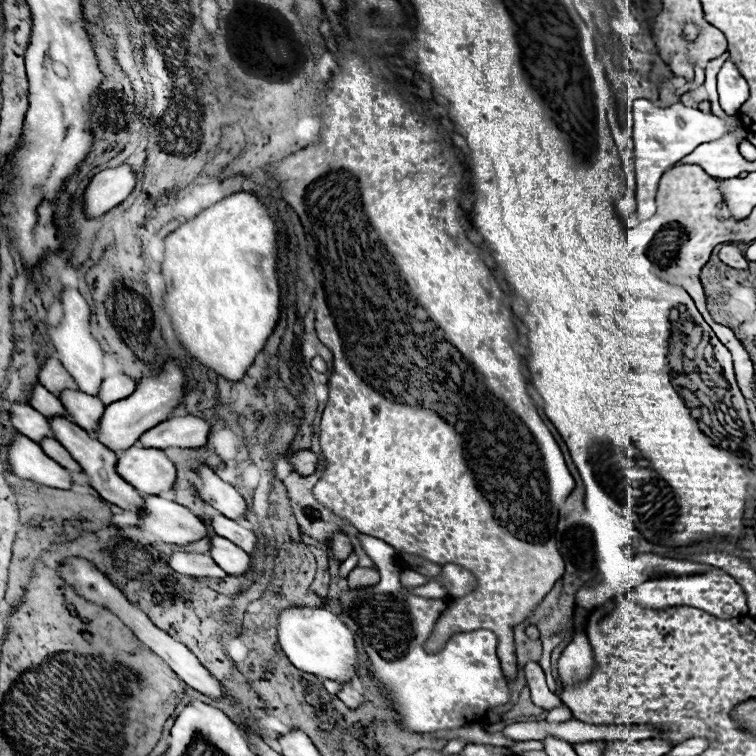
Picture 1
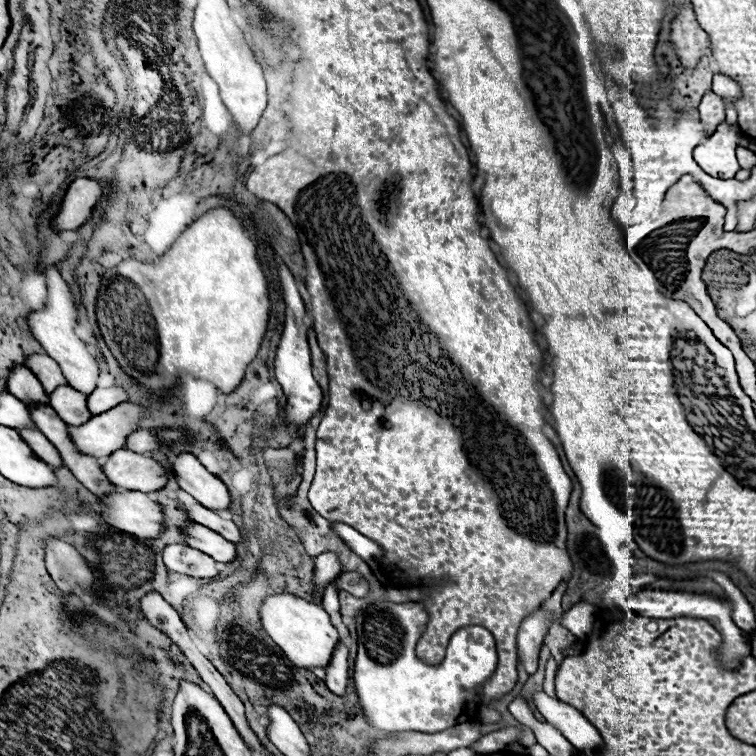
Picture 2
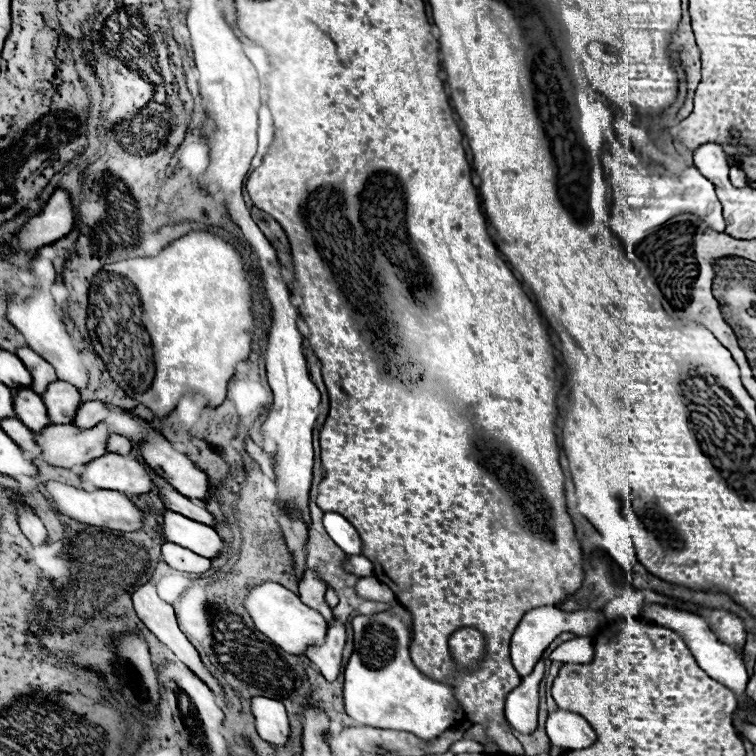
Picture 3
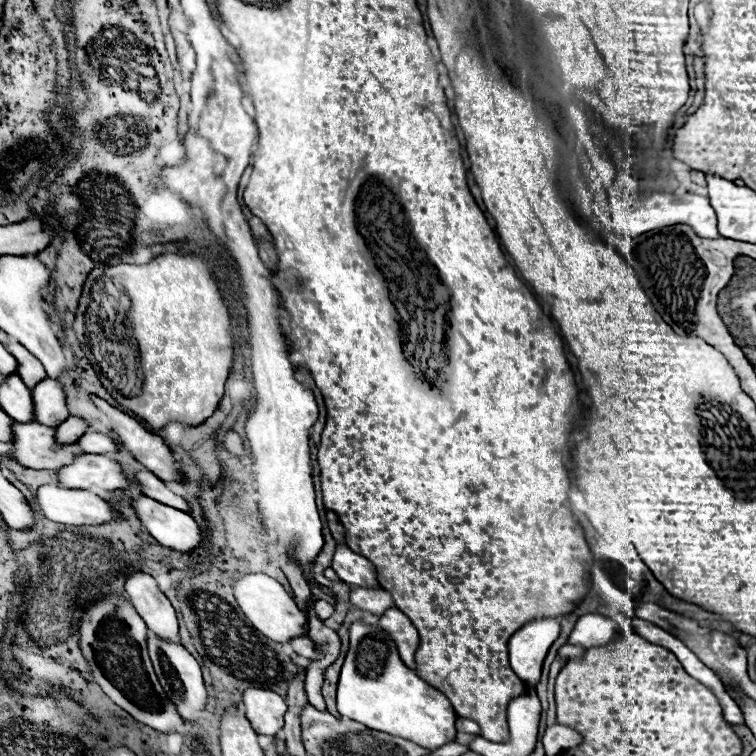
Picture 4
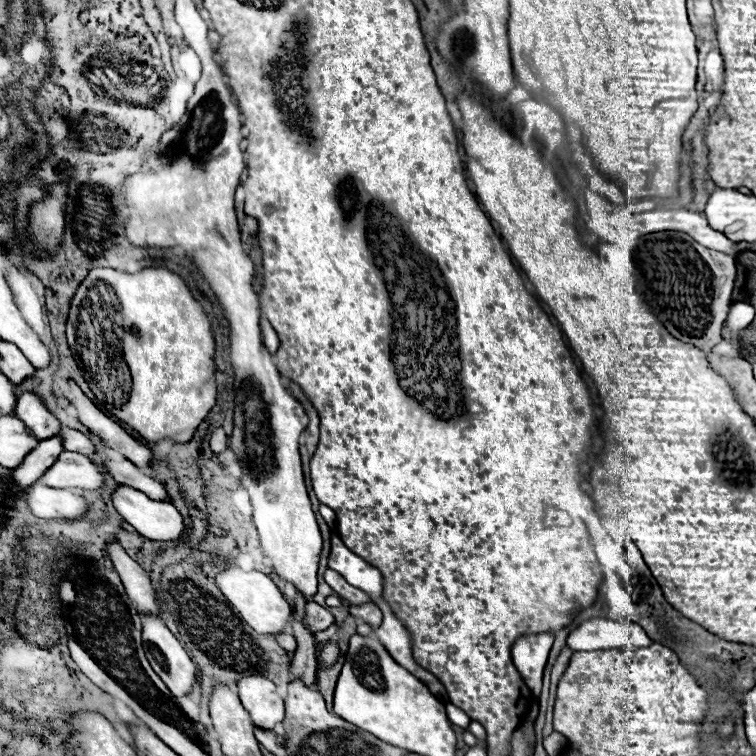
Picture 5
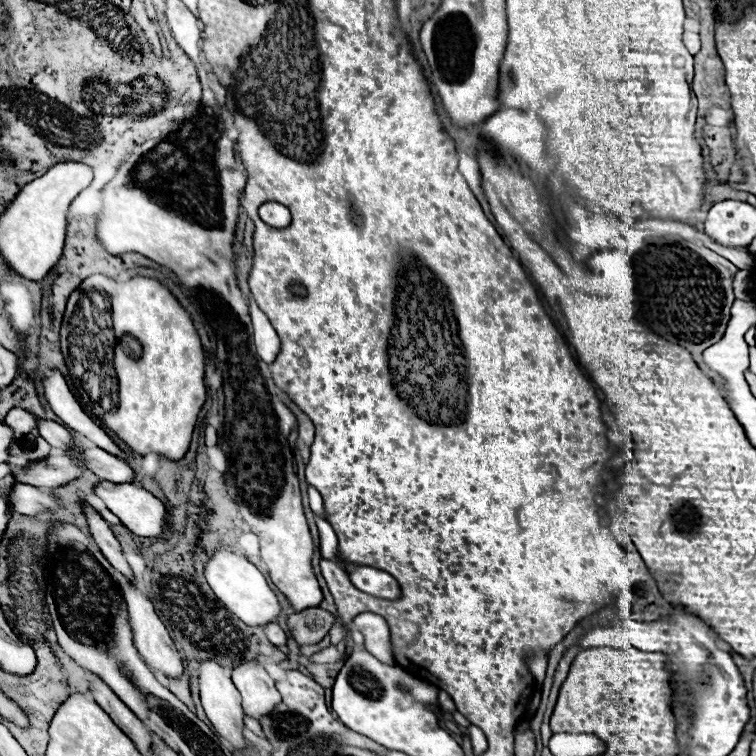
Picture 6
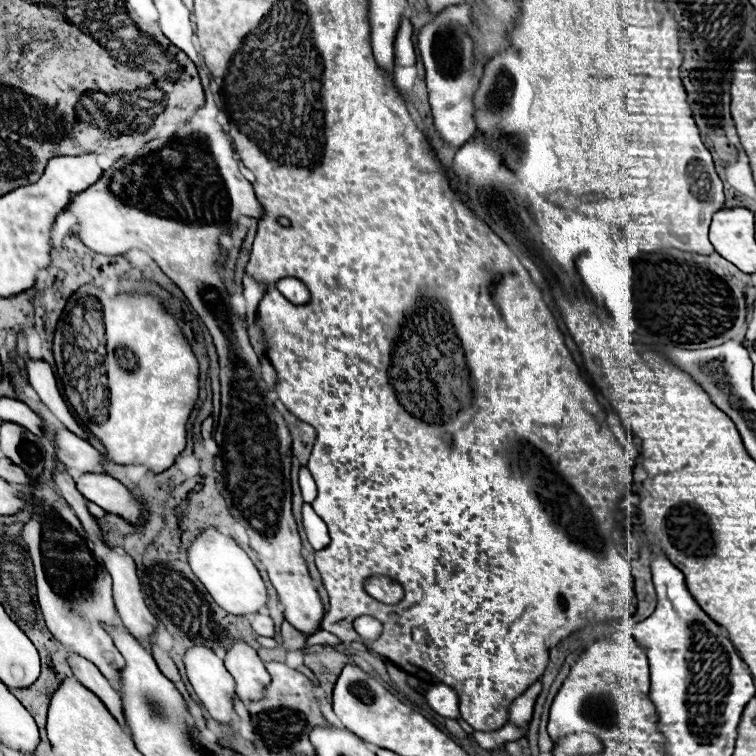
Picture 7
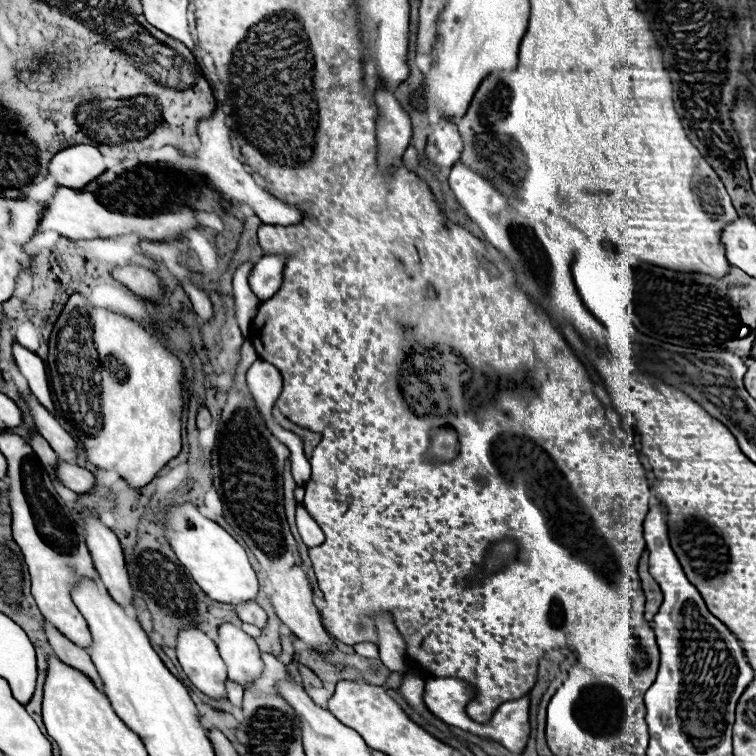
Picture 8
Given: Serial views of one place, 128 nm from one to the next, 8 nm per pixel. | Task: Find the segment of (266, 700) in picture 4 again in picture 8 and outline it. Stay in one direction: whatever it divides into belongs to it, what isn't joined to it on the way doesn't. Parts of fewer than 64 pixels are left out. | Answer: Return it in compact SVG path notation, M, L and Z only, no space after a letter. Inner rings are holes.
M222 624L218 632L218 650L228 666L228 678L246 686L260 678L264 664L260 660L260 650L246 632L238 626Z

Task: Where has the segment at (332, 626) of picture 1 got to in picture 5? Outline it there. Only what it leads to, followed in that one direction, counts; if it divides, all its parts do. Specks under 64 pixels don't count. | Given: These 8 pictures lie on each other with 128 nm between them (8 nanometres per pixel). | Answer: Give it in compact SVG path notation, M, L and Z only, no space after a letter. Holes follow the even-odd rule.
M228 568L218 574L216 578L218 588L222 594L226 594L228 602L242 614L242 618L258 632L258 634L282 634L290 616L292 608L288 600L282 596L278 586L270 580L270 576L258 572L258 570L240 570L240 568Z

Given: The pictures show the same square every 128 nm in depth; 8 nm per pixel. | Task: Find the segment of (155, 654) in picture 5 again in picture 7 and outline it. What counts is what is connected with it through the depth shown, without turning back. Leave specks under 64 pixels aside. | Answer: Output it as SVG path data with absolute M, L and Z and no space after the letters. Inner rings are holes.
M114 548L108 550L104 560L106 560L106 570L110 572L114 582L112 590L116 596L116 610L124 628L140 644L150 648L150 636L154 634L158 620L144 602L134 562L128 556L116 554Z

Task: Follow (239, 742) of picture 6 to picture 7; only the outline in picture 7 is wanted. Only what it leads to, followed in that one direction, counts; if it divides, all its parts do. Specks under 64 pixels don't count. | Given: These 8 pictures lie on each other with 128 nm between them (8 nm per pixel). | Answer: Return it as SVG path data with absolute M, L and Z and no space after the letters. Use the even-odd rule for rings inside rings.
M190 648L184 656L186 674L204 708L218 724L230 724L234 710L234 678L208 648Z

